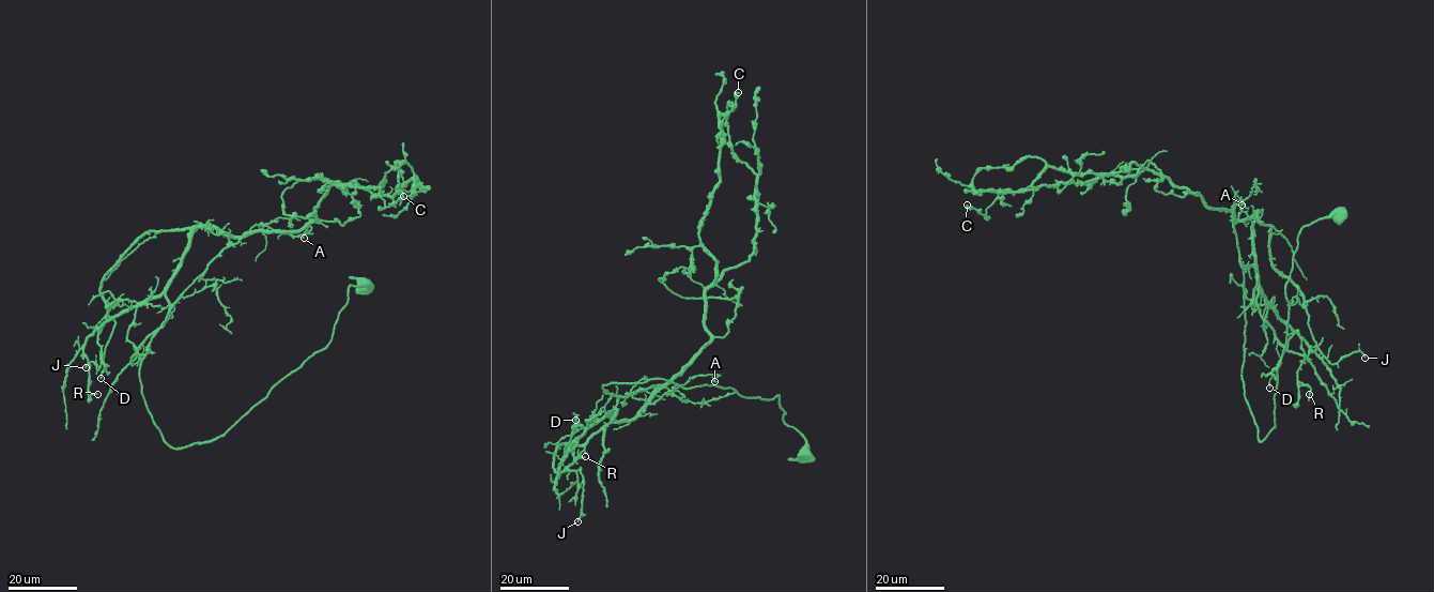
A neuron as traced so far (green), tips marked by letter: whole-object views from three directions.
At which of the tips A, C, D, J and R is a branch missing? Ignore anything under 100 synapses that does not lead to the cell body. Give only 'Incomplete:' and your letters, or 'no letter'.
Incomplete: no letter

